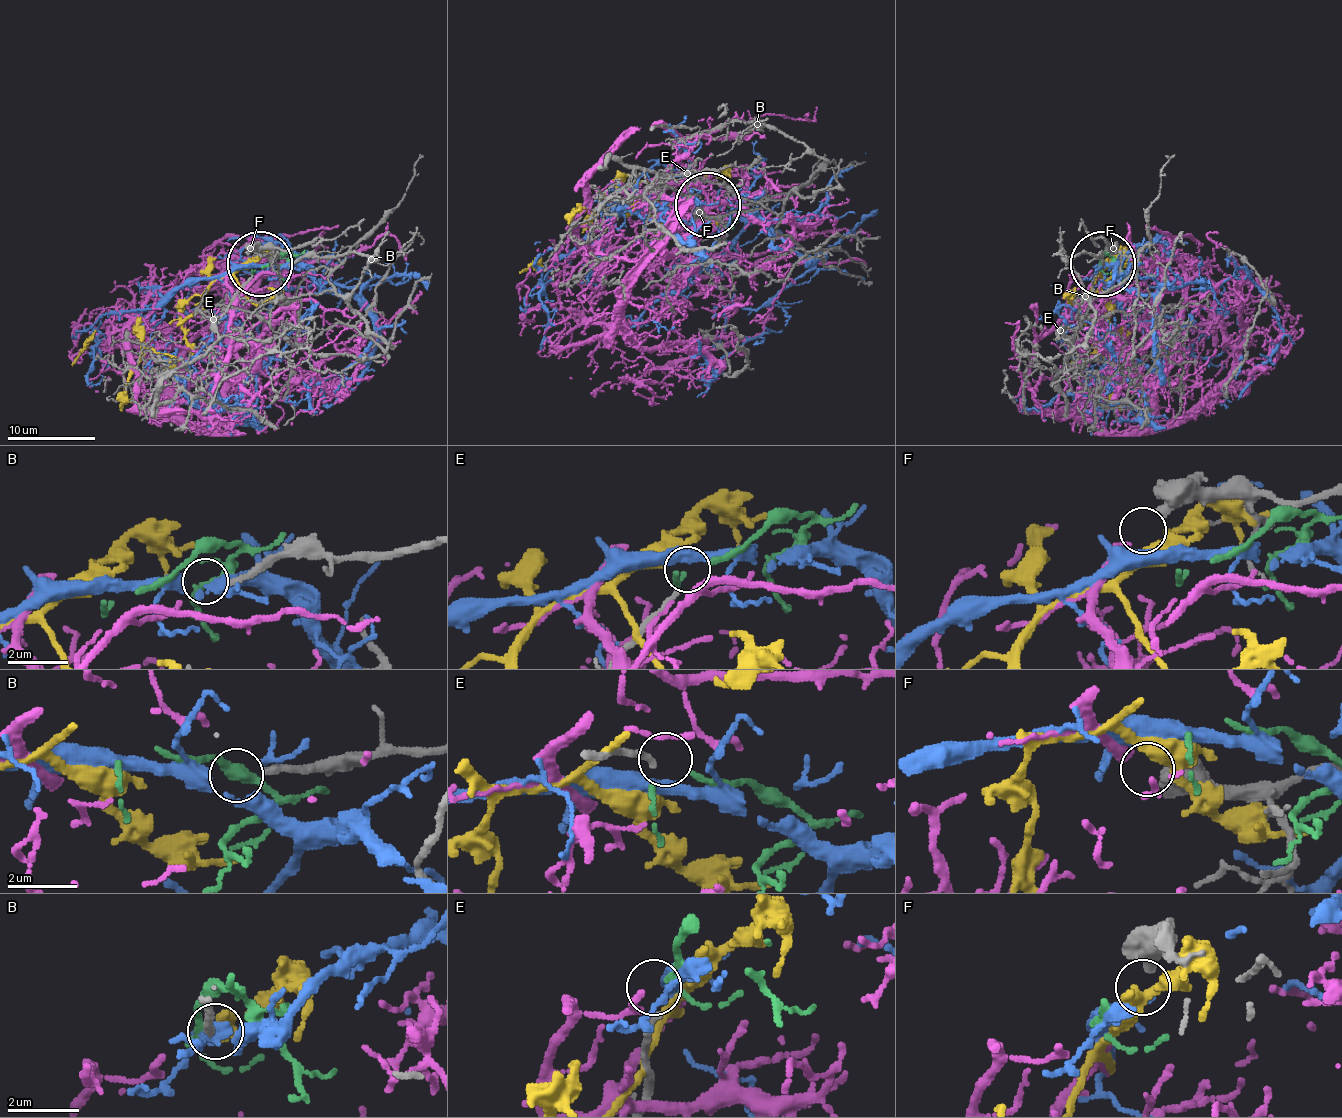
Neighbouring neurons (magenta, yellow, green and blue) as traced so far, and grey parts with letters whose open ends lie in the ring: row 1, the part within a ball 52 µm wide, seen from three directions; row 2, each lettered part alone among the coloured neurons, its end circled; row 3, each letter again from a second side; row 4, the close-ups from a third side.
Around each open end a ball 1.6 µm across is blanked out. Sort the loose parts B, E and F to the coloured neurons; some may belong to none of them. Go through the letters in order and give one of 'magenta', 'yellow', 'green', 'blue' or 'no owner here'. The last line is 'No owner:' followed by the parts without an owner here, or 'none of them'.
B: no owner here
E: green
F: magenta
No owner: B

